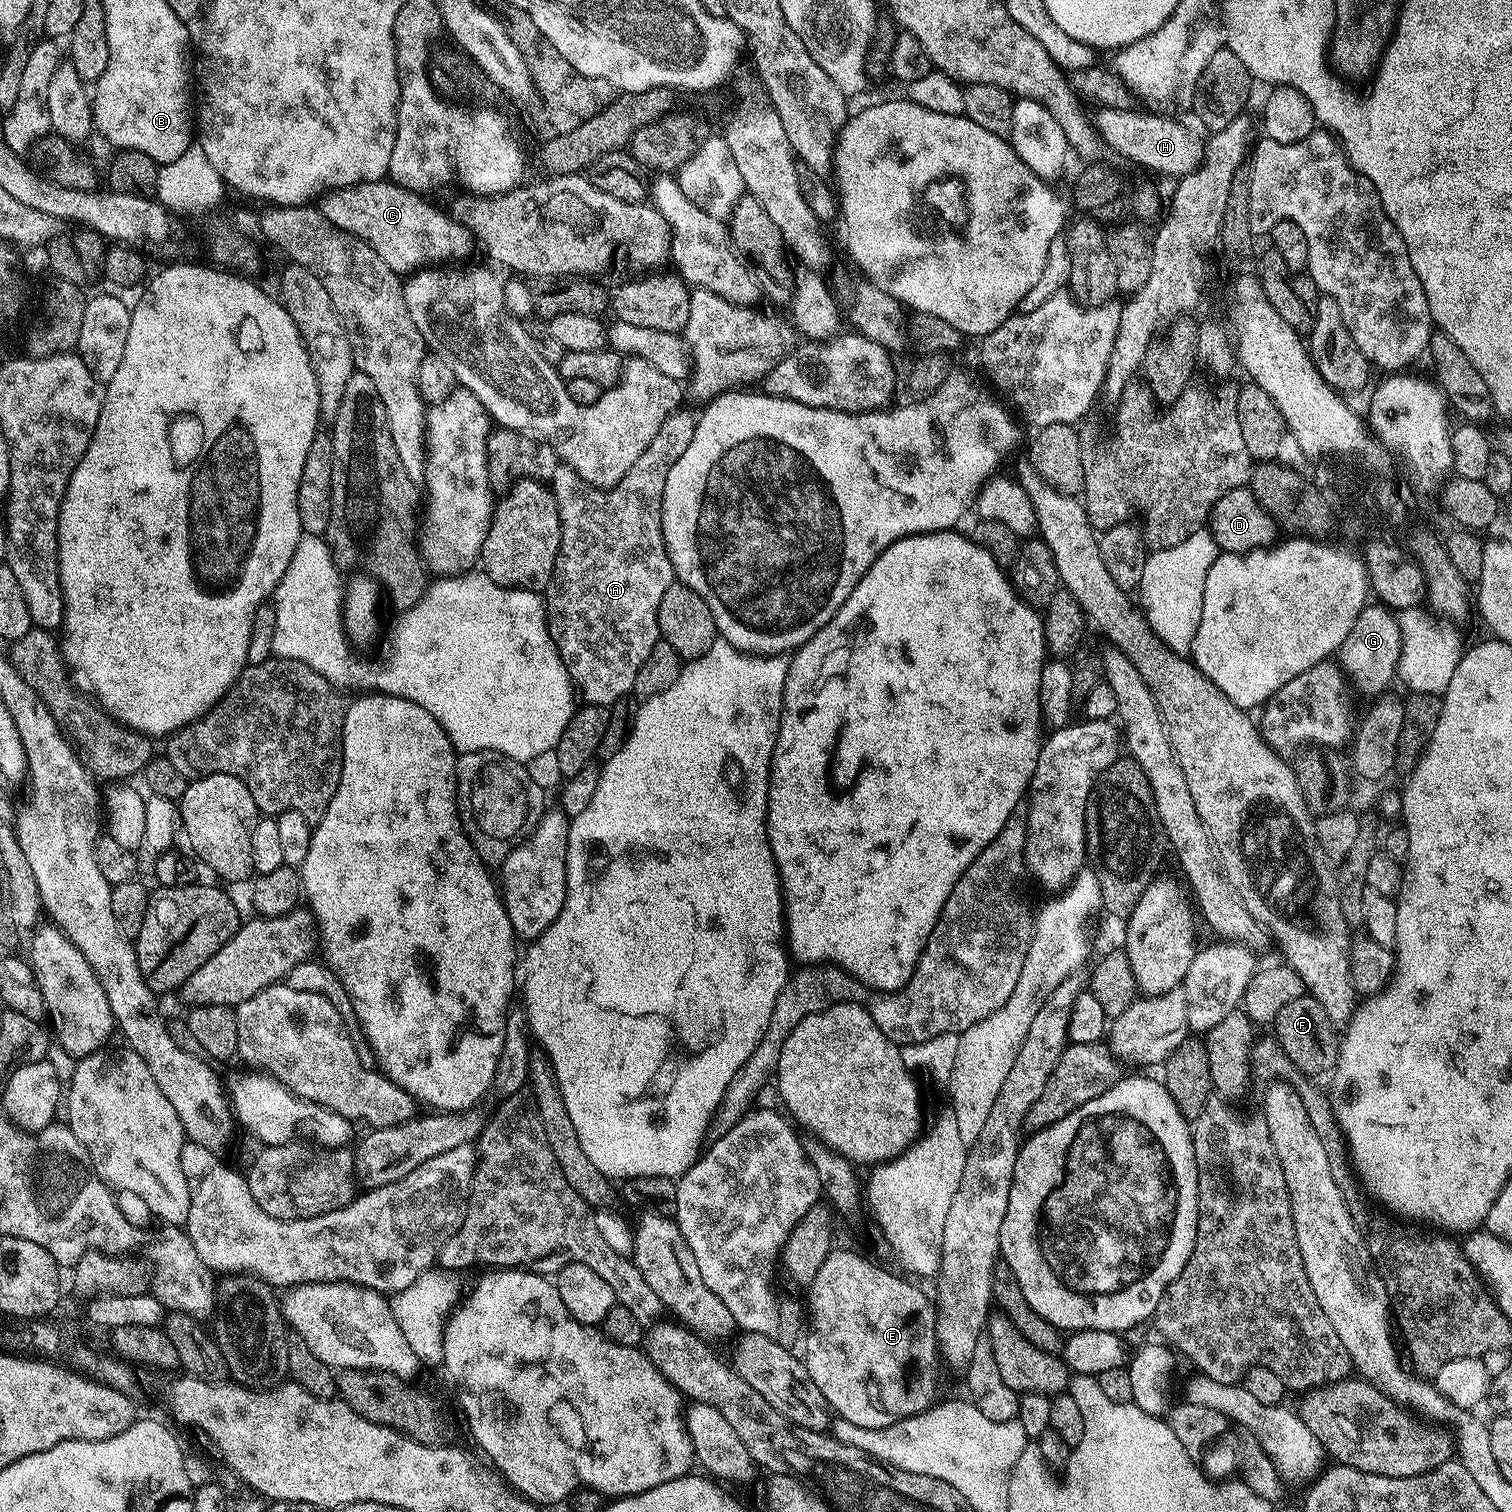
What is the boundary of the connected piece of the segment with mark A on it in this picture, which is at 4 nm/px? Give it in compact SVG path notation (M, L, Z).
M677 410L662 422L662 430L654 434L654 442L646 446L642 458L630 466L626 478L612 488L590 486L573 468L557 466L550 477L552 497L558 506L560 545L552 580L543 593L548 633L560 651L566 670L572 675L579 695L589 704L611 706L632 692L634 678L650 650L660 641L658 602L674 582L672 563L662 538L662 494L666 490L666 474L670 466L682 458L690 438L694 438L697 413Z

